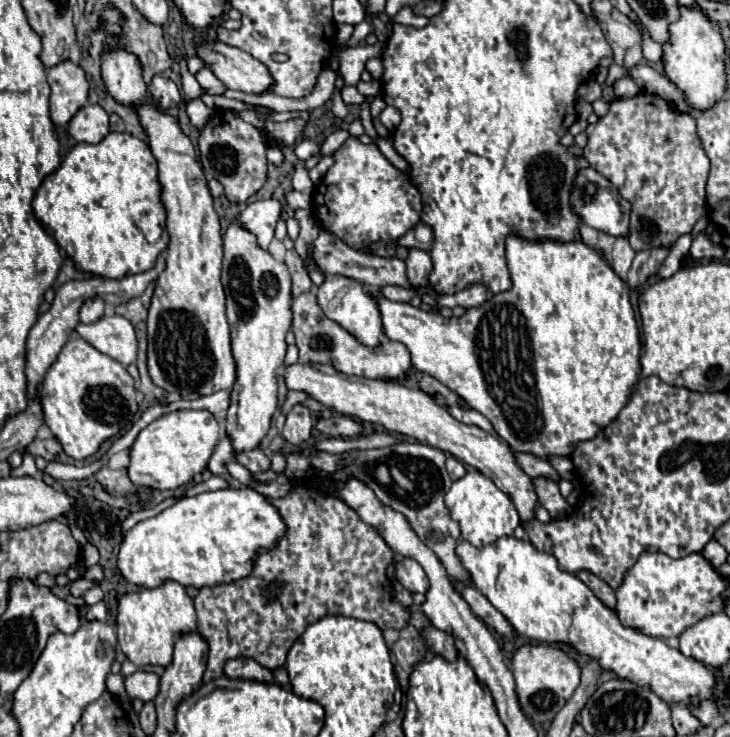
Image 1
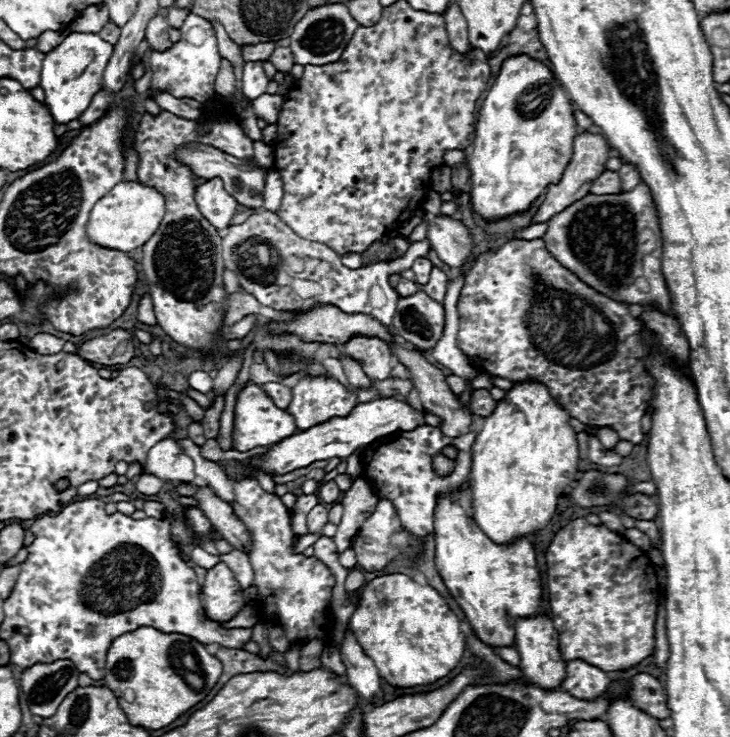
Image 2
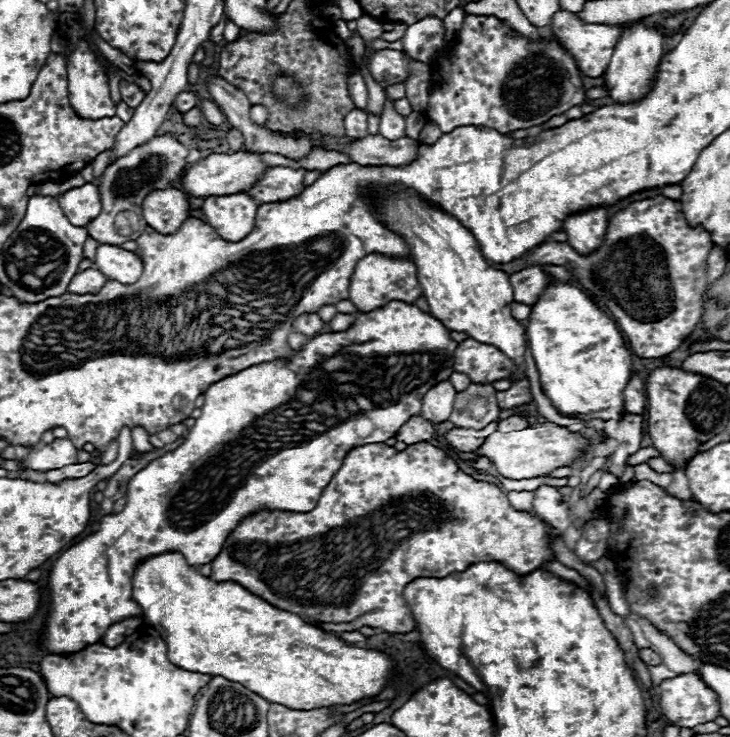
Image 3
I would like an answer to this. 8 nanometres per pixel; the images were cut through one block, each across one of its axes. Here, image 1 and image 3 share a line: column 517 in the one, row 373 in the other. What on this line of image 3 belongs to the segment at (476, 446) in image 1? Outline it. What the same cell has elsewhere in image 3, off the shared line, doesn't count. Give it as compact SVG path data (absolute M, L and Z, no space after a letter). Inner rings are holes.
M468 338L454 350L454 372L466 374L470 382L492 384L506 378L508 370L512 370L512 362L494 346Z

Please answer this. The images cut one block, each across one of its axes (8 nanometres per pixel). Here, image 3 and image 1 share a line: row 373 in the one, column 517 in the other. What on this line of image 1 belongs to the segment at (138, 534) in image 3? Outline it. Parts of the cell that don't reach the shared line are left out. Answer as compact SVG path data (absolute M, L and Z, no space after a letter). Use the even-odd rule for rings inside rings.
M510 236L506 242L506 258L508 258L508 268L510 268L510 276L512 276L512 288L504 294L494 294L480 308L468 308L462 318L454 318L454 316L442 318L438 312L424 312L424 310L414 308L414 306L404 304L404 302L390 302L378 294L376 300L380 306L380 314L382 314L384 334L390 340L406 344L416 370L434 376L444 386L448 386L452 392L456 392L464 402L468 402L470 408L484 414L492 422L498 436L514 452L526 452L526 454L532 454L532 456L542 458L542 460L546 460L550 456L570 456L576 450L578 442L596 438L596 434L600 430L604 430L606 426L610 426L618 418L620 410L628 404L628 400L630 400L630 396L638 384L638 378L642 372L642 366L640 366L642 346L640 346L638 322L634 318L628 288L616 276L616 272L602 260L602 256L596 254L592 248L588 248L580 240L570 242L570 244L558 244L558 242L528 242L528 240Z

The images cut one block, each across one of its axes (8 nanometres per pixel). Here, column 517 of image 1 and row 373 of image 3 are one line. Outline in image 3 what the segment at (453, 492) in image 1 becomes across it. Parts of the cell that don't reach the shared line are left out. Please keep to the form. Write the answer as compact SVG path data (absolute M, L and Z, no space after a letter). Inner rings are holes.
M404 190L382 196L378 216L410 244L412 260L418 268L418 282L424 288L426 300L430 304L430 314L450 332L464 332L468 338L498 348L516 366L508 380L524 380L526 336L524 324L514 320L510 314L512 286L504 272L486 264L474 236L438 206L428 206L418 196Z

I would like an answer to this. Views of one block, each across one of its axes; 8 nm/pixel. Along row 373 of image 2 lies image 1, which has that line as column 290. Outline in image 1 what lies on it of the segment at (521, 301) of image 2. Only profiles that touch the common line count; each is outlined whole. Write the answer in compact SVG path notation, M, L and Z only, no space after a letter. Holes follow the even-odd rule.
M302 478L298 480L290 492L282 498L268 498L268 502L278 510L278 514L282 516L282 522L286 524L286 534L276 542L276 546L264 554L260 554L256 560L254 560L254 568L250 572L250 576L242 578L242 580L236 580L236 582L230 582L230 584L218 584L218 586L212 586L212 588L200 588L198 596L194 598L194 606L196 606L196 614L198 614L198 632L208 640L208 664L206 664L206 672L204 672L204 682L212 680L212 678L220 678L224 674L224 664L232 658L254 658L258 664L262 664L264 668L280 668L284 666L284 660L286 660L286 654L290 650L290 646L296 642L296 638L304 632L304 628L328 614L342 614L342 616L350 616L350 618L356 618L356 620L366 620L366 622L374 622L378 628L382 630L388 630L388 628L396 628L396 630L402 630L404 626L408 626L408 620L410 620L410 608L400 604L396 598L394 598L394 592L392 592L392 582L388 580L386 576L386 570L388 566L394 564L394 550L386 544L386 540L382 538L382 534L366 524L358 512L354 508L350 508L342 498L338 498L330 488L320 488L314 480L308 480L308 478Z

